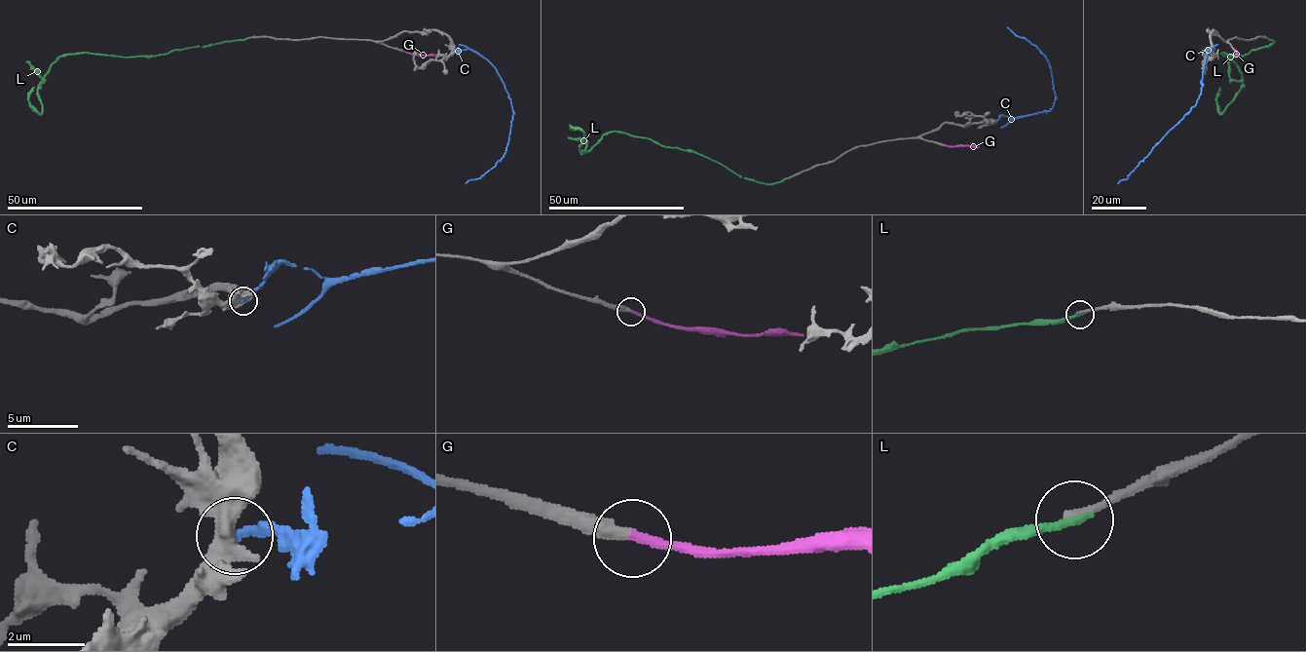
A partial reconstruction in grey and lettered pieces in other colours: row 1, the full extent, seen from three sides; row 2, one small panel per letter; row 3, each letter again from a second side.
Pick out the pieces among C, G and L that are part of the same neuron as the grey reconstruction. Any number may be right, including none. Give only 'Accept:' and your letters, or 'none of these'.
Accept: G

